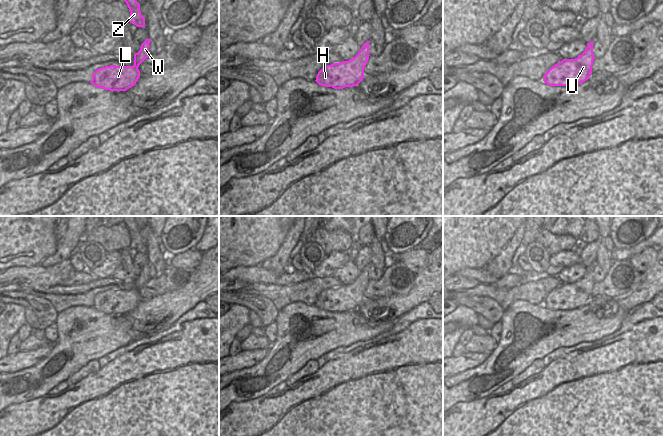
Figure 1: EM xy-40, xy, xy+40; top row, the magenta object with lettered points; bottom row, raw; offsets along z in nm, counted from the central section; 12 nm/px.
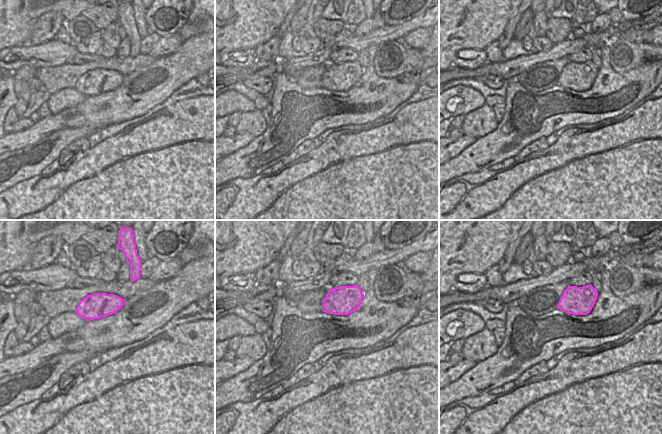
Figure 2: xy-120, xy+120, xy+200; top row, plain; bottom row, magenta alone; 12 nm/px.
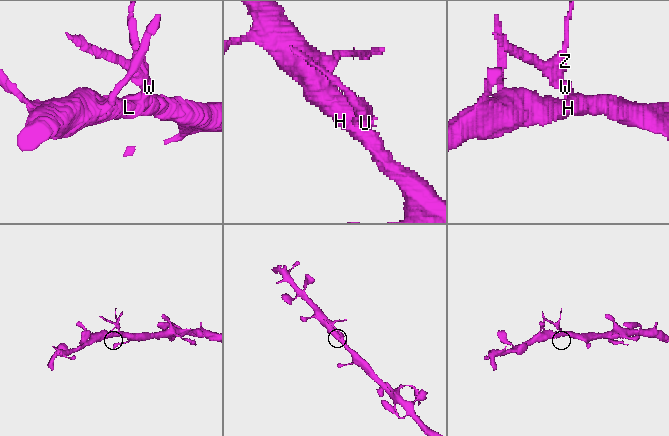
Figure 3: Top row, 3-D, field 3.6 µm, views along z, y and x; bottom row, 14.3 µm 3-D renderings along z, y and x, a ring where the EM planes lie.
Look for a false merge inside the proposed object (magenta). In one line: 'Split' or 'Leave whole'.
Split.

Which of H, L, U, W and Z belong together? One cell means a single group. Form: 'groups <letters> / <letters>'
groups H L U / W Z

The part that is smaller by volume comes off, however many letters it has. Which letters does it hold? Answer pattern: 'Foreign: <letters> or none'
Foreign: W, Z

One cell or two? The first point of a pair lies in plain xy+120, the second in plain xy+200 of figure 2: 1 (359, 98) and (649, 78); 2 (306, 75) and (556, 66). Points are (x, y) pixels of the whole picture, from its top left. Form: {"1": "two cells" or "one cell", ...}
{"1": "one cell", "2": "one cell"}

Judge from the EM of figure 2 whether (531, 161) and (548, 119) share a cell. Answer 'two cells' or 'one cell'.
two cells

